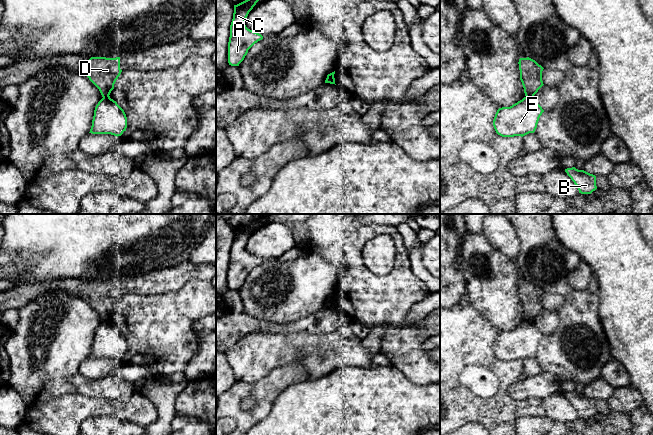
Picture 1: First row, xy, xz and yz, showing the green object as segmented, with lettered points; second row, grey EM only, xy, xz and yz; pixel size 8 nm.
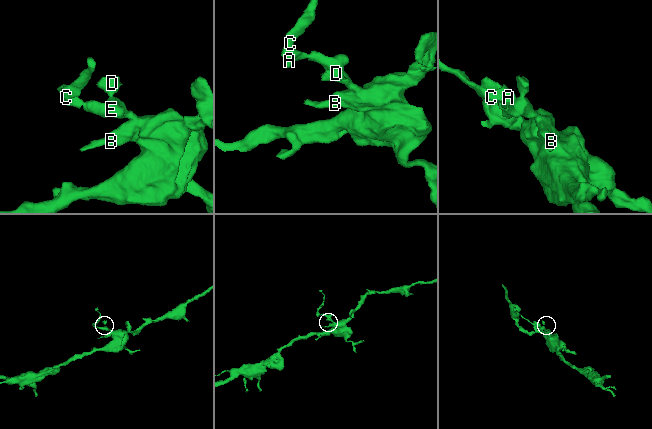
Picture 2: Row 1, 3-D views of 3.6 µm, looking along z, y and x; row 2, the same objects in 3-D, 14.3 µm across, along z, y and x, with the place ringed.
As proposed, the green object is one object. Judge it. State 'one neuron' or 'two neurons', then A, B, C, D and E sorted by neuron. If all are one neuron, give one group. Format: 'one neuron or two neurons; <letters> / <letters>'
two neurons; A B C E / D

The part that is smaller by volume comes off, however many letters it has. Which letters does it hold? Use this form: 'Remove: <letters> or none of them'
Remove: D

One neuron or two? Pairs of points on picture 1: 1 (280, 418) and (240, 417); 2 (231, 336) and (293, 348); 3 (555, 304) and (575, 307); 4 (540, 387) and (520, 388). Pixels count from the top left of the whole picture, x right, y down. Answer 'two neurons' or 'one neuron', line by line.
1: two neurons
2: two neurons
3: two neurons
4: one neuron

